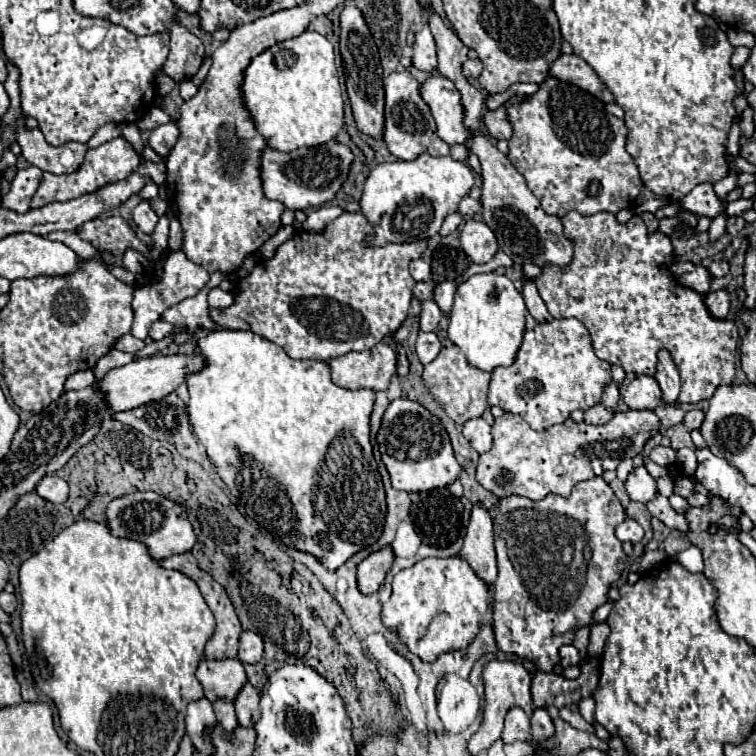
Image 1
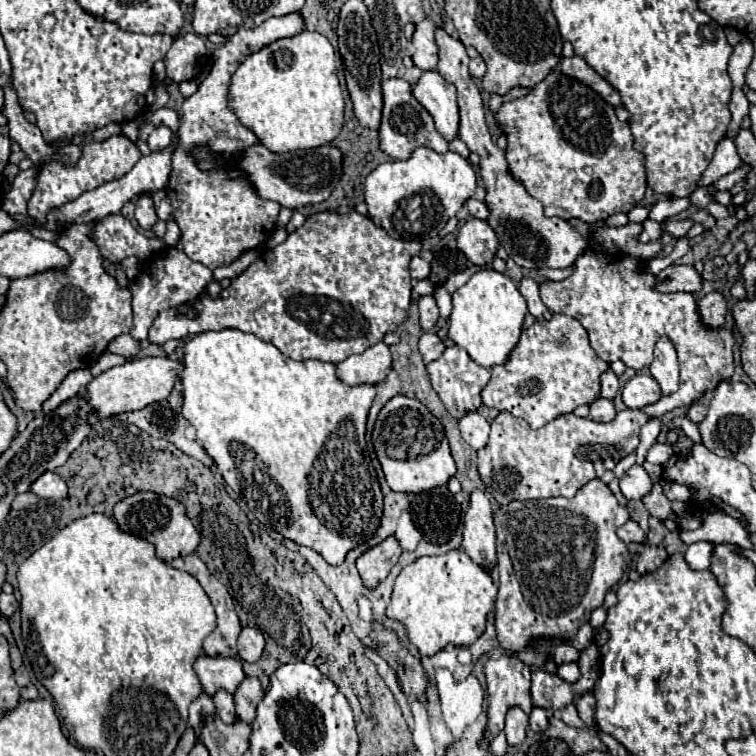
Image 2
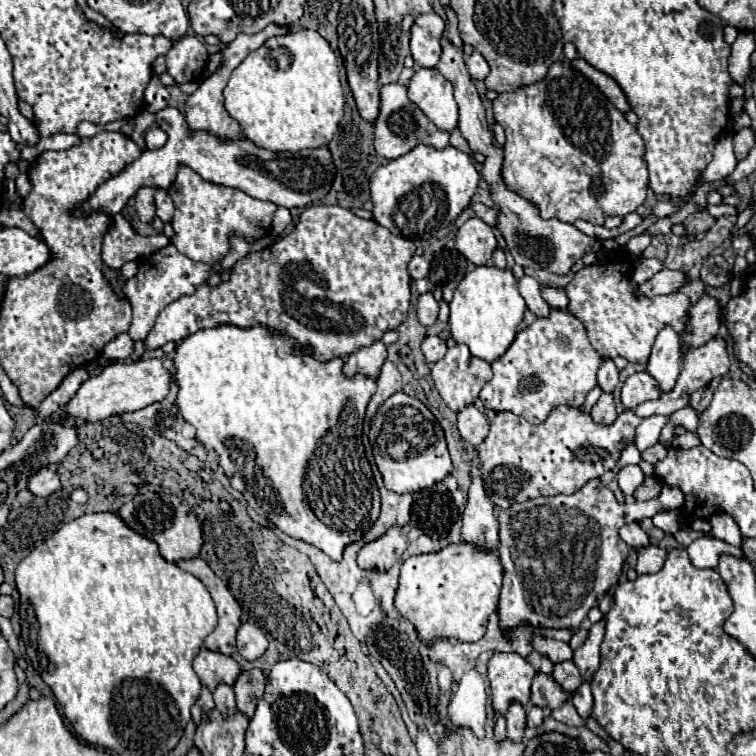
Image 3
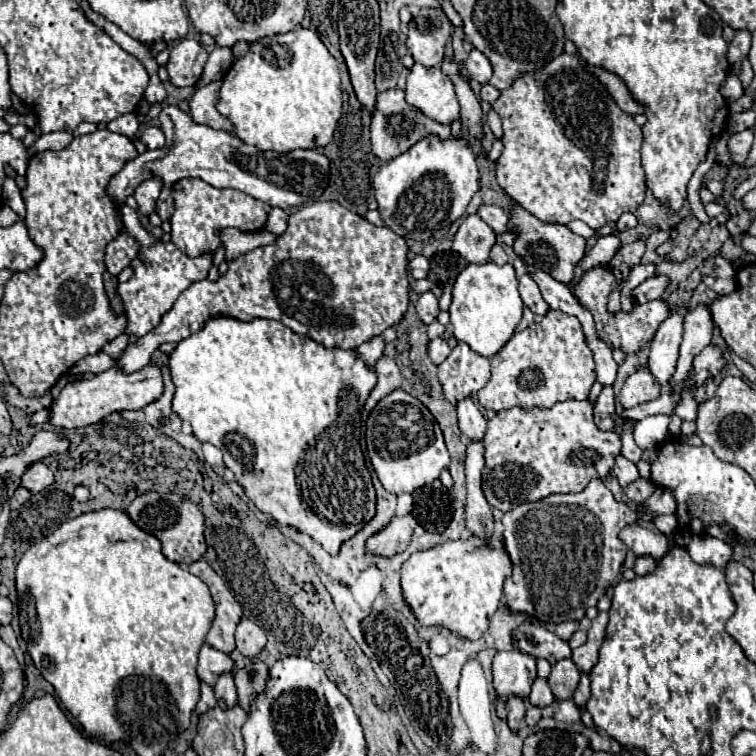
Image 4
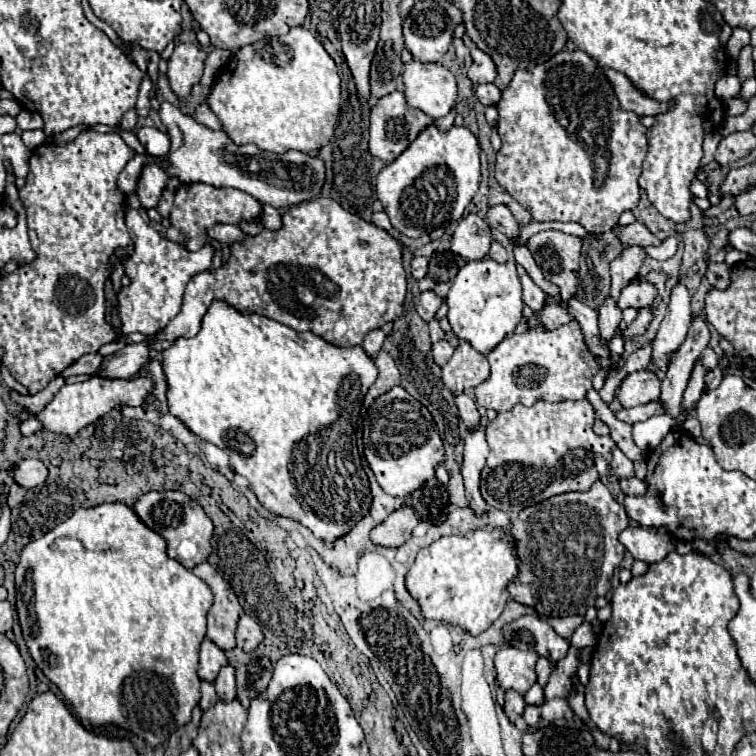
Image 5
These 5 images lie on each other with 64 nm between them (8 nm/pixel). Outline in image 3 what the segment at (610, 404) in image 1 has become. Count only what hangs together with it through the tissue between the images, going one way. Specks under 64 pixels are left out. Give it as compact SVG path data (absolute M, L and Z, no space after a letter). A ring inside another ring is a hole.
M602 358L602 360L604 360L604 366L598 370L598 386L604 392L614 392L618 384L618 370L610 358Z

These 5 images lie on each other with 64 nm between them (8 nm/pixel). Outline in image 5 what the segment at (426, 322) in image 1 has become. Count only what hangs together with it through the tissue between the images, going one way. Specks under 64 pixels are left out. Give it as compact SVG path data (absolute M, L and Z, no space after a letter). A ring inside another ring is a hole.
M422 292L420 302L416 304L416 310L418 310L422 320L430 322L430 320L434 320L440 304L442 304L442 298L438 298L434 292Z

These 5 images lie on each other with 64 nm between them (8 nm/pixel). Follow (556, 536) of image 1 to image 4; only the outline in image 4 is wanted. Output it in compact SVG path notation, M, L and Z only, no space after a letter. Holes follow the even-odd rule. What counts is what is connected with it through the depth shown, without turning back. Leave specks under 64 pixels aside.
M592 480L586 490L576 494L552 494L538 502L524 502L514 510L504 512L504 550L512 562L512 574L504 582L504 606L510 612L524 612L544 624L558 624L568 620L582 620L586 608L606 594L620 574L626 558L626 544L618 538L618 532L626 524L638 522L638 512L624 502L616 502L612 492L602 480ZM658 488L648 500L642 502L642 506L646 506L646 510L654 510L654 514L672 514L676 502L674 502L674 496L670 494L670 490Z

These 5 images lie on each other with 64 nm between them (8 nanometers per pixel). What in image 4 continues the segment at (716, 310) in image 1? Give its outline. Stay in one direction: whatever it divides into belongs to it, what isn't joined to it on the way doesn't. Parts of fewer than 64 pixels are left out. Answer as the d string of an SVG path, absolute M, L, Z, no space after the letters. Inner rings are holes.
M698 304L694 310L688 310L684 318L684 334L680 344L680 358L676 366L676 374L672 376L672 388L682 388L690 374L690 366L694 356L710 344L714 334L714 320L710 318L708 304Z

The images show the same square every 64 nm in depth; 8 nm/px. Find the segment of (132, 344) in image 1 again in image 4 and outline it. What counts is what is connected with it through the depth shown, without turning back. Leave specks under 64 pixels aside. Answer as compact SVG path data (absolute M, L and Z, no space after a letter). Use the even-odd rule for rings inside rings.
M120 334L120 336L118 336L118 338L114 338L112 342L108 342L108 344L102 348L102 352L104 352L104 354L108 354L110 358L116 358L116 360L118 360L118 358L124 354L124 350L126 350L126 346L128 346L128 342L130 342L130 340L134 342L136 338L134 338L134 336L132 336L132 338L128 338L128 334Z

